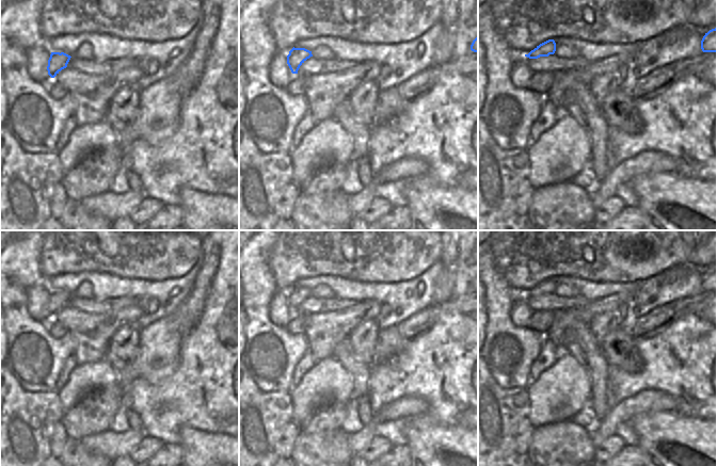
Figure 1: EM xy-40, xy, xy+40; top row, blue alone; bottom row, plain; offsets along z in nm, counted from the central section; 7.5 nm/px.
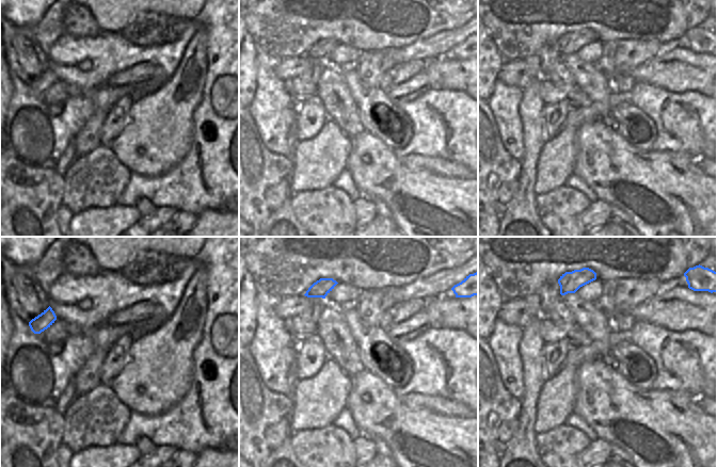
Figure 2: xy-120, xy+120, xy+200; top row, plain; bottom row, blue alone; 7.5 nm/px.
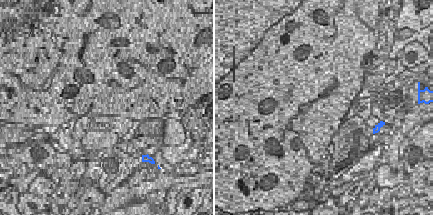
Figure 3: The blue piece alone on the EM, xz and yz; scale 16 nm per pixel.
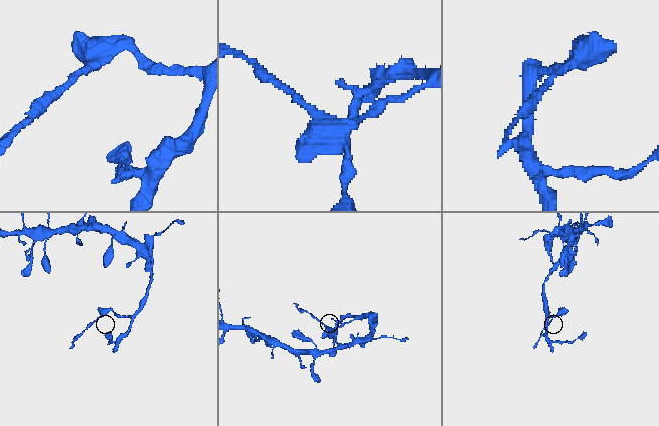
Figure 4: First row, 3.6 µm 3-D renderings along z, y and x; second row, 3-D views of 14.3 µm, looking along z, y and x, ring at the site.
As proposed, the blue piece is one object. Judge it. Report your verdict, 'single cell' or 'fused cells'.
fused cells

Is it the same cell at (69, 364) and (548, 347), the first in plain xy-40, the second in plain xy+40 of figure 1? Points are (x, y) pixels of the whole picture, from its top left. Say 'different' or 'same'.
same

